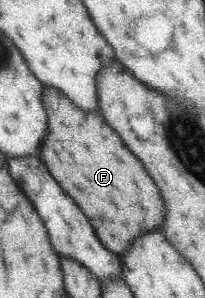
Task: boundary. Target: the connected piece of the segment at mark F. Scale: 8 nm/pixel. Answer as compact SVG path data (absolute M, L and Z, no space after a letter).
M51 87L42 89L40 101L48 117L45 123L46 137L42 139L42 147L40 147L40 159L44 161L54 181L74 199L76 207L86 215L86 219L96 231L98 241L108 251L120 257L122 253L126 253L128 241L132 241L132 237L138 237L140 233L146 233L148 229L156 229L160 225L162 215L164 215L164 205L160 201L156 185L144 173L138 159L130 151L124 149L118 135L108 125L104 125L100 115L76 109L76 105L72 105L61 91L56 91Z

